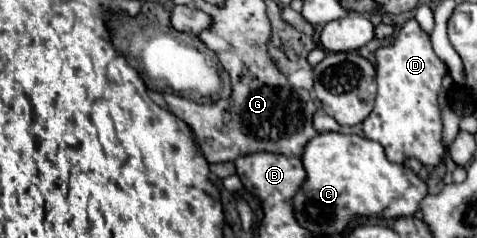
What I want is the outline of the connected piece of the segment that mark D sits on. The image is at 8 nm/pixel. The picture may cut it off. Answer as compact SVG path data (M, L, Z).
M412 17L390 45L376 51L376 103L372 113L364 119L364 135L384 145L386 157L392 163L404 163L406 157L416 157L426 167L438 167L446 157L442 143L442 109L438 95L442 93L442 79L448 73L446 63L434 53L430 35Z

